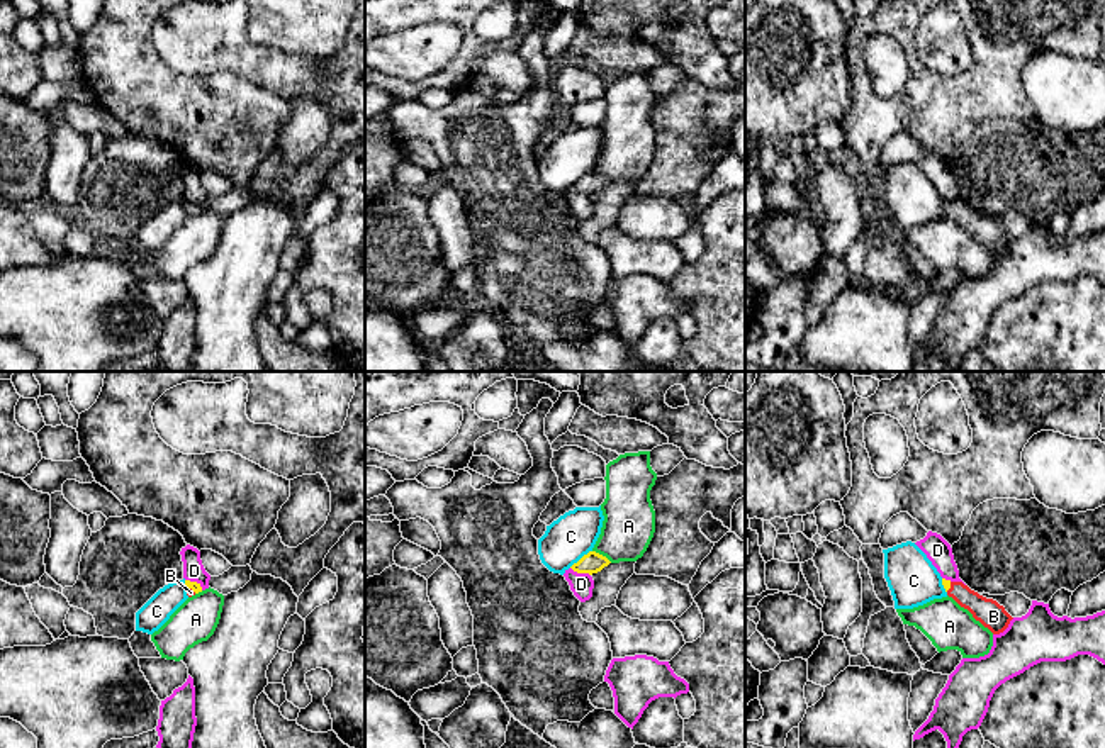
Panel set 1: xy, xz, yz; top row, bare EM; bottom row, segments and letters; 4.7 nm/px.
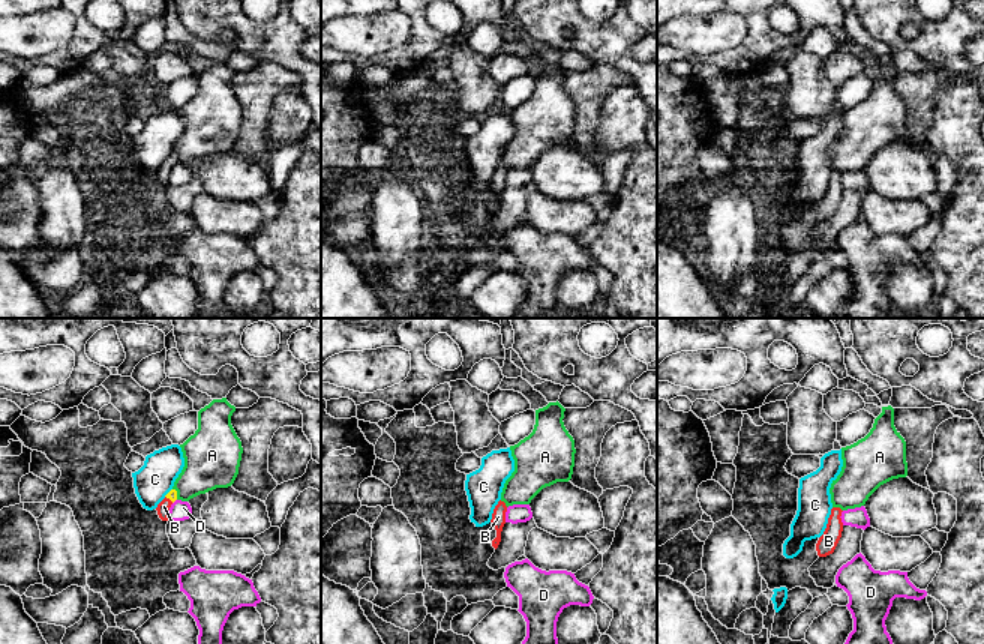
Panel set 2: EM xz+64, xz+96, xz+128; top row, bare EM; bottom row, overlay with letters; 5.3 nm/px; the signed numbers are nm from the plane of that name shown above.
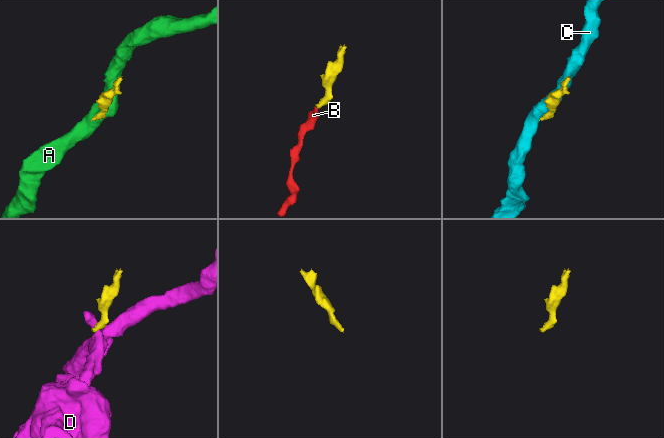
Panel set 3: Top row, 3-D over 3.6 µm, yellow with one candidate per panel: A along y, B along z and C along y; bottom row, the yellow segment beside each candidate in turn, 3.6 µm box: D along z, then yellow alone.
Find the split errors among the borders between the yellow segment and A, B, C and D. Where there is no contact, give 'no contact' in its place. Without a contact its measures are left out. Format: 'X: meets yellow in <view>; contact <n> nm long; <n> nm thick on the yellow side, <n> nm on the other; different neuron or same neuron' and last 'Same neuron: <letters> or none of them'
A: meets yellow in xz; contact 110 nm long; 100 nm thick on the yellow side, 240 nm on the other; different neuron
B: meets yellow in yz; contact 50 nm long; 40 nm thick on the yellow side, 130 nm on the other; same neuron
C: meets yellow in xz; contact 140 nm long; 100 nm thick on the yellow side, 220 nm on the other; different neuron
D: meets yellow in xz; contact 100 nm long; 100 nm thick on the yellow side, 110 nm on the other; different neuron
Same neuron: B

